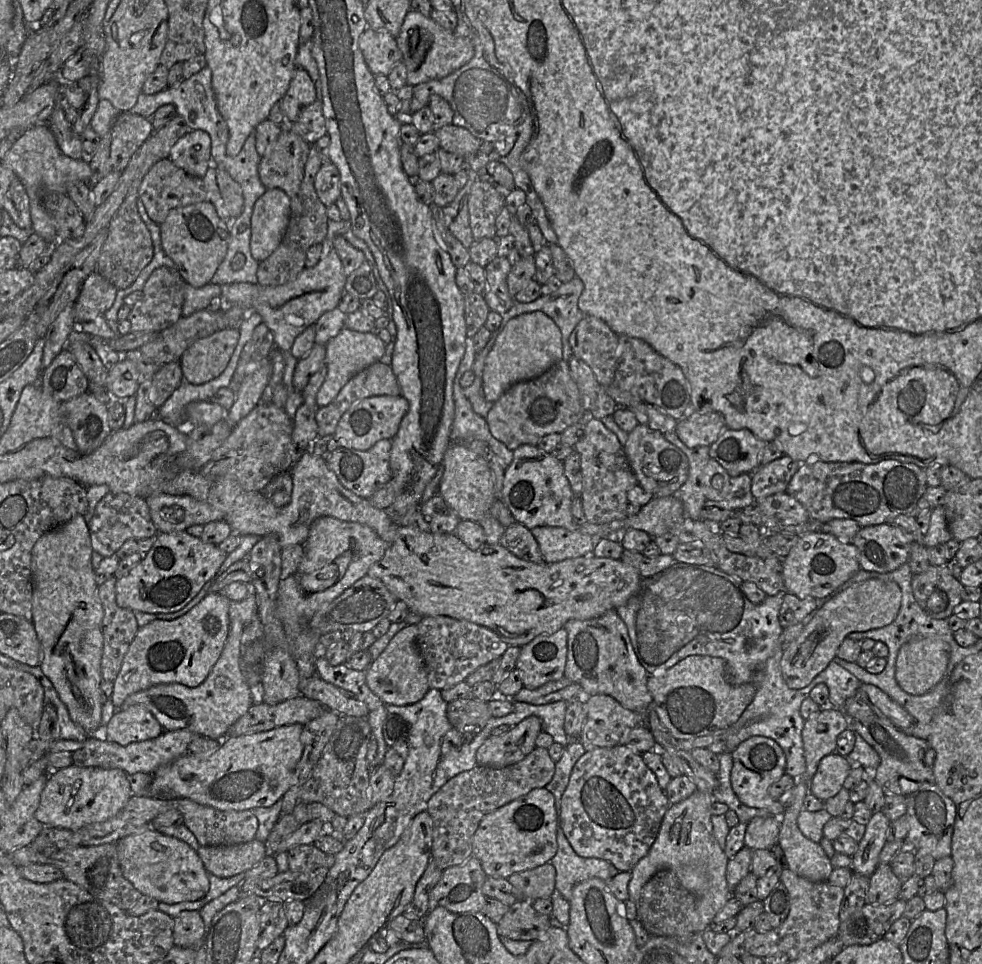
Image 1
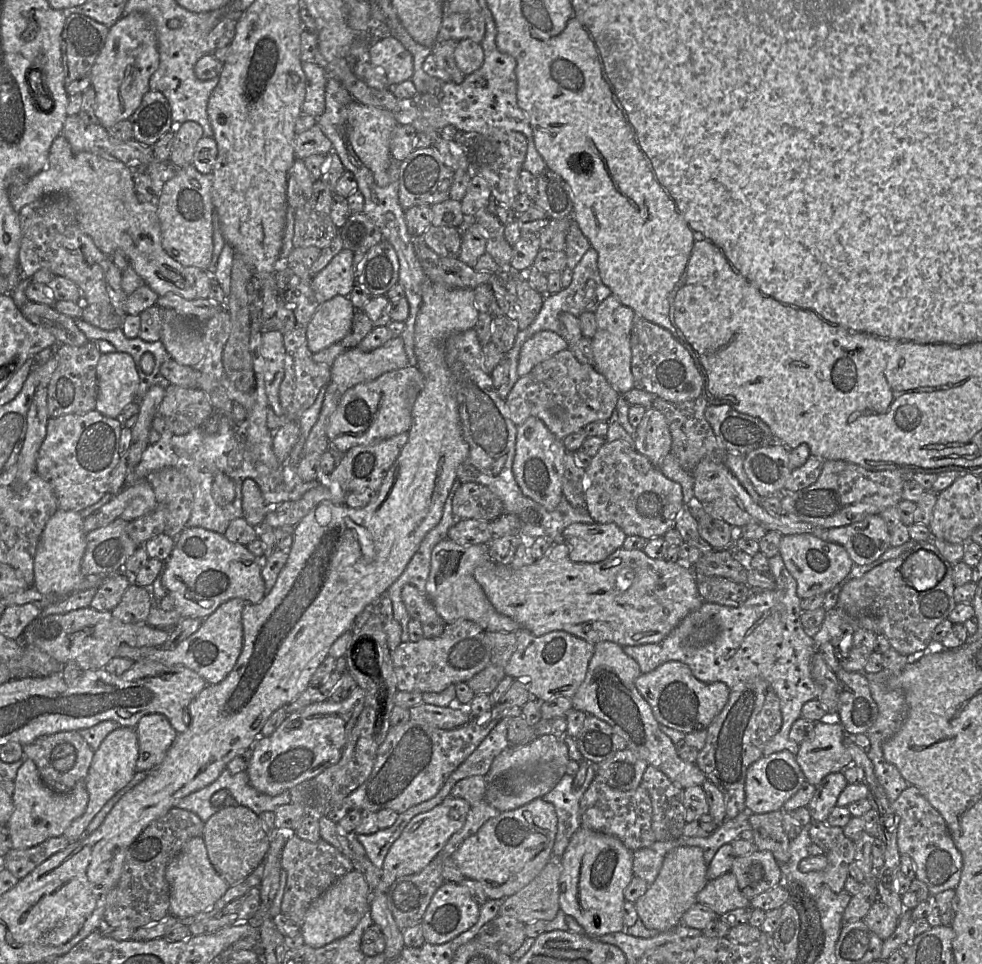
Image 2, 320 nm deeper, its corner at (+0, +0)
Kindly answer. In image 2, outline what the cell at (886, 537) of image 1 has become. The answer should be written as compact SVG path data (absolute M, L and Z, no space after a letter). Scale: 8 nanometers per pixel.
M868 515L859 522L824 530L824 540L843 546L855 565L876 561L890 545L890 531L880 515Z

